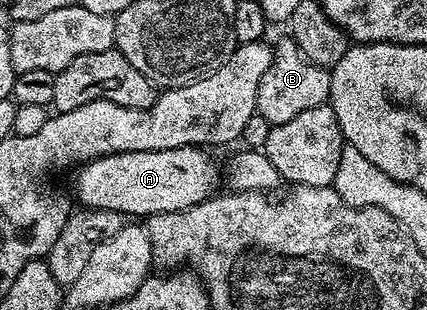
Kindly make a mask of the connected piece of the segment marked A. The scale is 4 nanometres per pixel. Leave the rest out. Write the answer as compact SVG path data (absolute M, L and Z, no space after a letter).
M191 145L163 151L125 151L94 159L77 172L78 199L82 202L79 204L83 208L121 211L126 217L149 217L162 211L183 211L195 207L215 194L214 186L218 183L218 171L206 151L209 150Z

